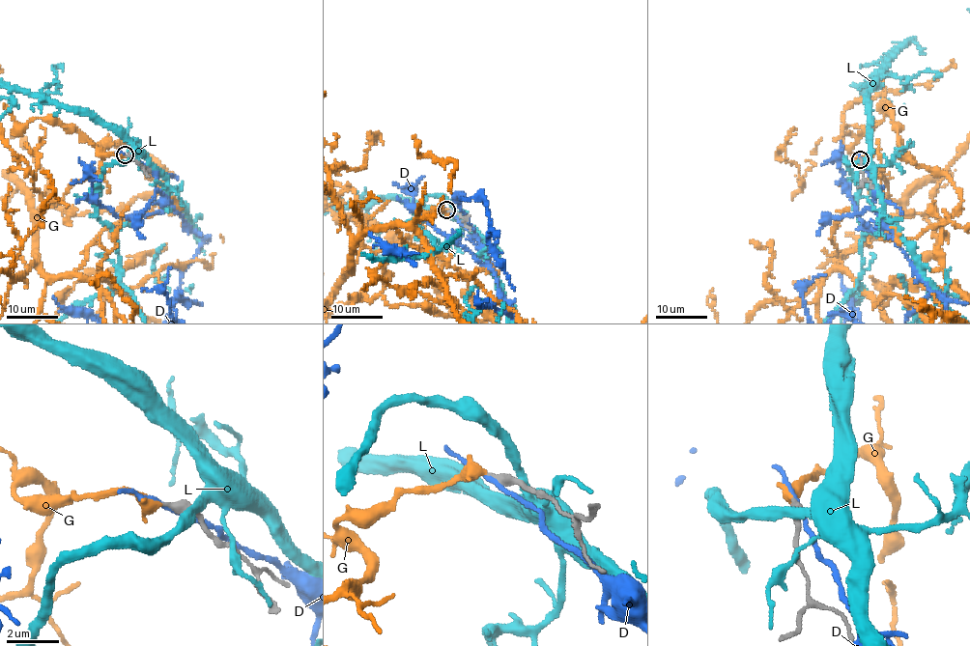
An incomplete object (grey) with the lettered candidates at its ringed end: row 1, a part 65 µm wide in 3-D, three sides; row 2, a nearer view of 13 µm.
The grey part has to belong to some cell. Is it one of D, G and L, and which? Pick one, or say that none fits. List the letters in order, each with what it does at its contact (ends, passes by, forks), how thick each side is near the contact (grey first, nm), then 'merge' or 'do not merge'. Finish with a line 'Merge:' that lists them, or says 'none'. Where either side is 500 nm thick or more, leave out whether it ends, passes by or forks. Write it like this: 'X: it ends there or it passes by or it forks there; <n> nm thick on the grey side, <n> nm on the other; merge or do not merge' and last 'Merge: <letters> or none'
D: it passes by; 360 nm thick on the grey side, 150 nm on the other; do not merge
G: it ends there; 320 nm thick on the grey side, 480 nm on the other; merge
L: it passes by; 380 nm thick on the grey side, 320 nm on the other; do not merge
Merge: G

